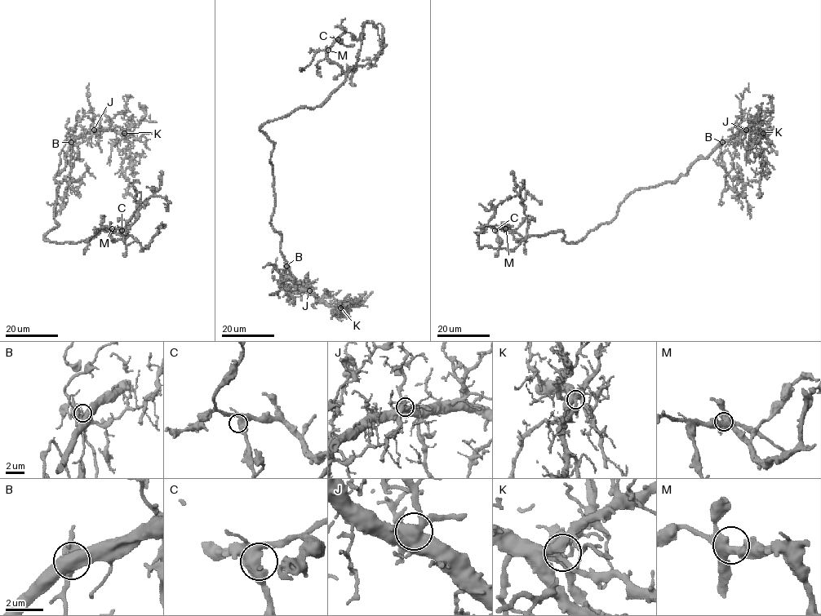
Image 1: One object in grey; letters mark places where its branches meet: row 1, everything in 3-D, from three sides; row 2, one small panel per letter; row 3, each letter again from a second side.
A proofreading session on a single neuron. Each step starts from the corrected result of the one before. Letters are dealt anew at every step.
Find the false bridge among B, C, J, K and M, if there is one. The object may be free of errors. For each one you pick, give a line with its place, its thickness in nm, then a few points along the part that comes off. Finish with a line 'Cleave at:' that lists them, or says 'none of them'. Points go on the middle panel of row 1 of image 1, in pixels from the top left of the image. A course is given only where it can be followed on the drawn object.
B: Place: (286, 266). Thickness 460 nm. Course of the part to remove: (286, 266), (285, 272), (290, 278), (281, 278), (288, 276), (301, 286), (306, 285), (303, 286), (304, 293)
Cleave at: B

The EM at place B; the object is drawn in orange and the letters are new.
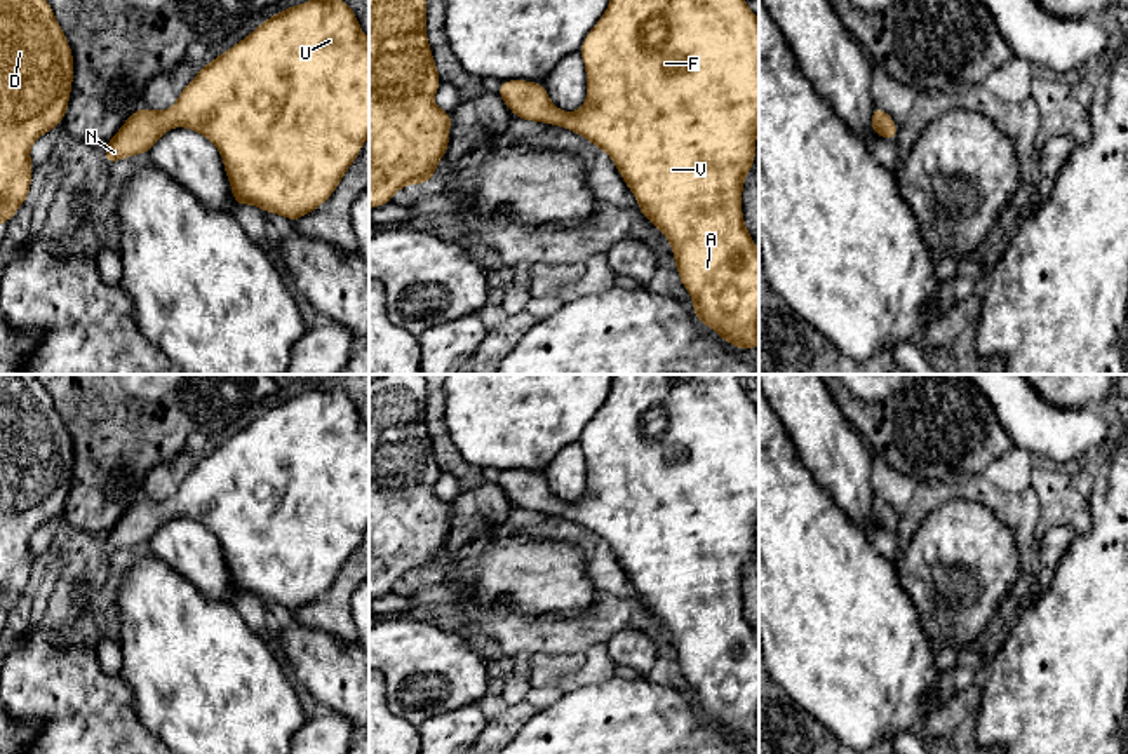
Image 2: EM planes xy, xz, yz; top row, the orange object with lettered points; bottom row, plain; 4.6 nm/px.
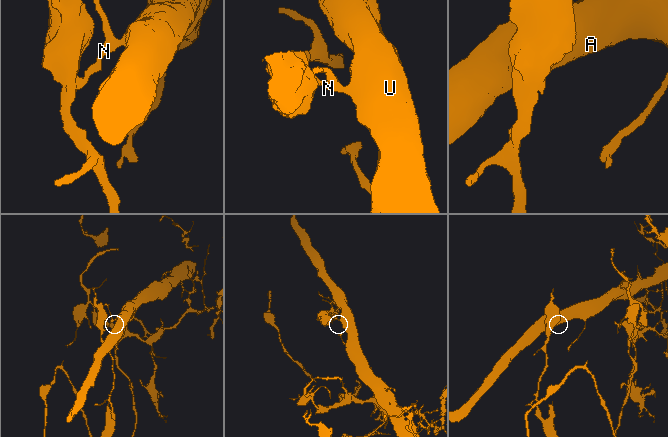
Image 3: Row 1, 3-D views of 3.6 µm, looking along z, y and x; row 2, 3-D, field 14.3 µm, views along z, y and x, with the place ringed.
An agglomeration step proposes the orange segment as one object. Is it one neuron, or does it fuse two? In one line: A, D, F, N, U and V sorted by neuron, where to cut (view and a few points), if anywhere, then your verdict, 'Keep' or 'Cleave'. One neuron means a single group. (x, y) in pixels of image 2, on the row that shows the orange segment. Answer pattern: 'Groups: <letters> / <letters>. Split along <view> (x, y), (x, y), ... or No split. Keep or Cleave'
Groups: A F U V / D N. Split along yz (883, 112), (883, 129), (892, 138). Cleave

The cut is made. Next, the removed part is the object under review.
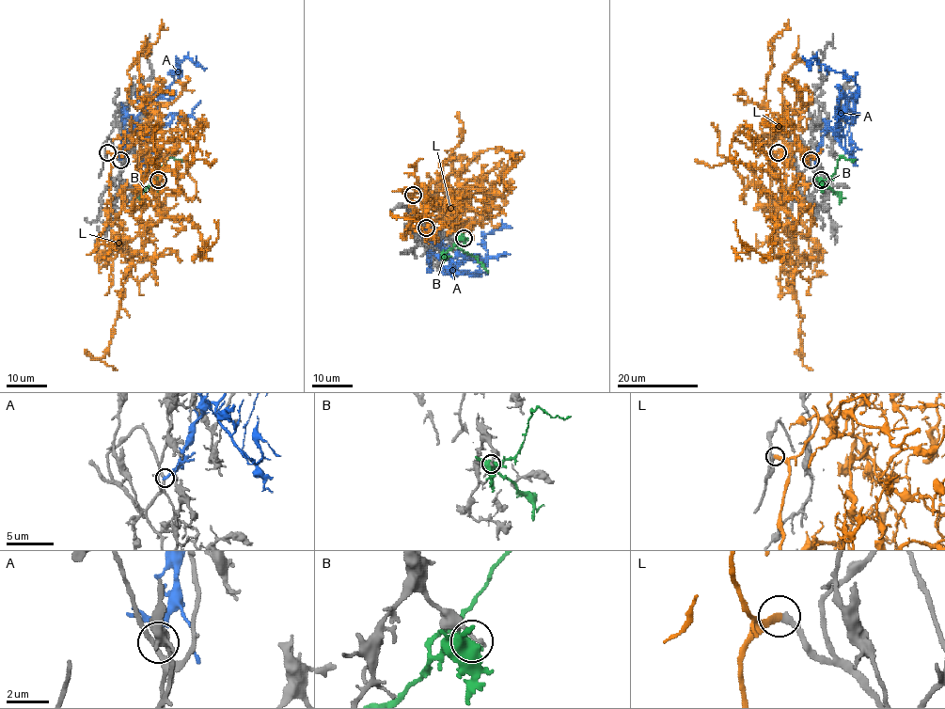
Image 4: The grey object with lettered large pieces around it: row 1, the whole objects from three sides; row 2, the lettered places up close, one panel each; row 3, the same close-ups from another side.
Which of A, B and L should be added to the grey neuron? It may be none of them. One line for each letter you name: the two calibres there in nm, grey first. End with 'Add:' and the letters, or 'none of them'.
L: 240/240 nm
Add: L

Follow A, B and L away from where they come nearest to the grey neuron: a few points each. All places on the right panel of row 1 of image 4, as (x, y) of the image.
A: (810, 160), (858, 86), (815, 57), (809, 70)
B: (821, 180), (823, 182), (833, 174), (842, 156), (856, 160)
L: (778, 152), (766, 193), (775, 215), (762, 210), (775, 212), (802, 318), (801, 357), (812, 370)

